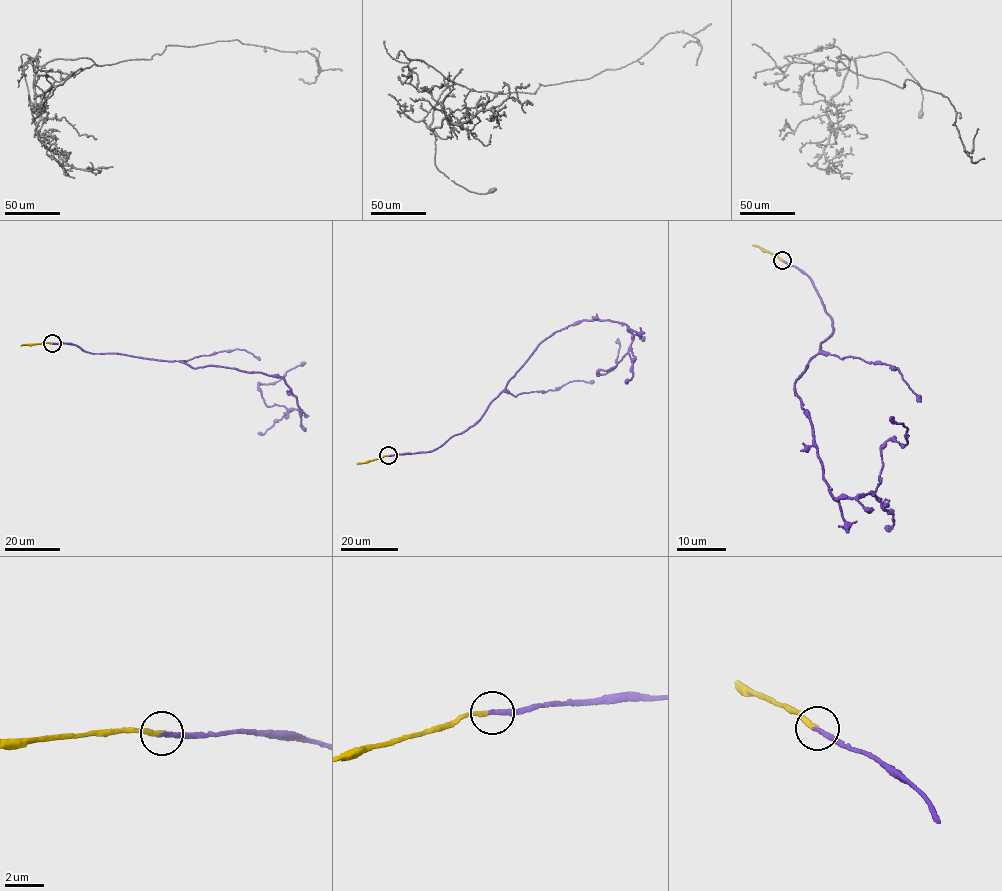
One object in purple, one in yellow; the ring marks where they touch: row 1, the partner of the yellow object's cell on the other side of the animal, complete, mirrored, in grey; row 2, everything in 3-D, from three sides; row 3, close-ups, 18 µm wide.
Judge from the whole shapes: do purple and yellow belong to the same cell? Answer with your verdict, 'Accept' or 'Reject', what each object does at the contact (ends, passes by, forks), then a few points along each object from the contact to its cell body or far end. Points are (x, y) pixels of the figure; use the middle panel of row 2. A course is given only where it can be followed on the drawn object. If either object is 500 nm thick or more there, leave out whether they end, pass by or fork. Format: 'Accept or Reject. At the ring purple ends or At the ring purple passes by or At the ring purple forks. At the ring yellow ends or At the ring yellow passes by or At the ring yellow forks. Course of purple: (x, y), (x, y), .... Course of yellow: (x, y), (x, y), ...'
Accept. At the ring purple ends. At the ring yellow ends. Course of purple: (388, 456), (474, 426), (554, 333), (627, 326), (628, 352), (598, 374), (618, 338). Course of yellow: (388, 456), (356, 463)

